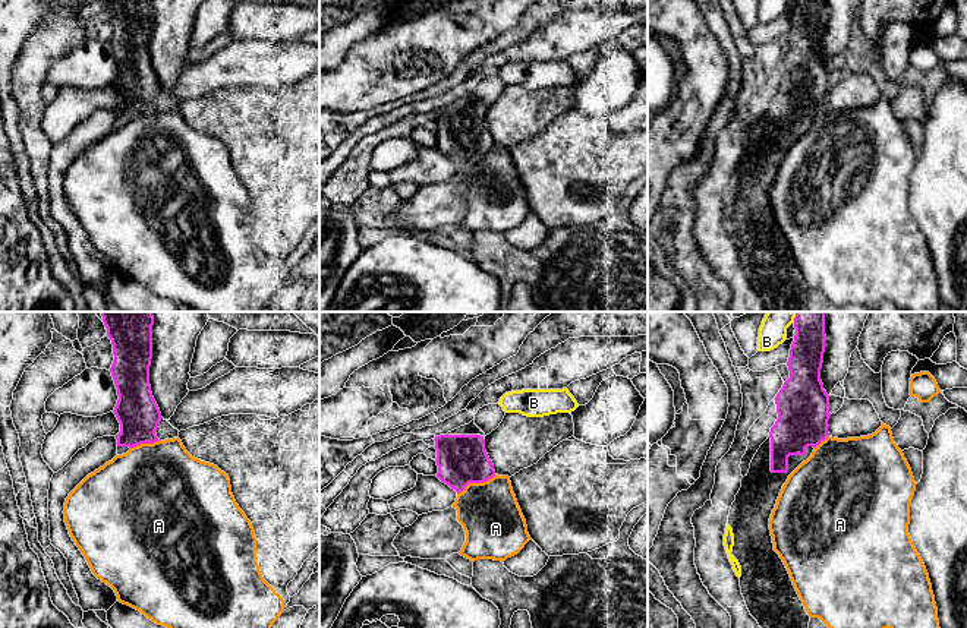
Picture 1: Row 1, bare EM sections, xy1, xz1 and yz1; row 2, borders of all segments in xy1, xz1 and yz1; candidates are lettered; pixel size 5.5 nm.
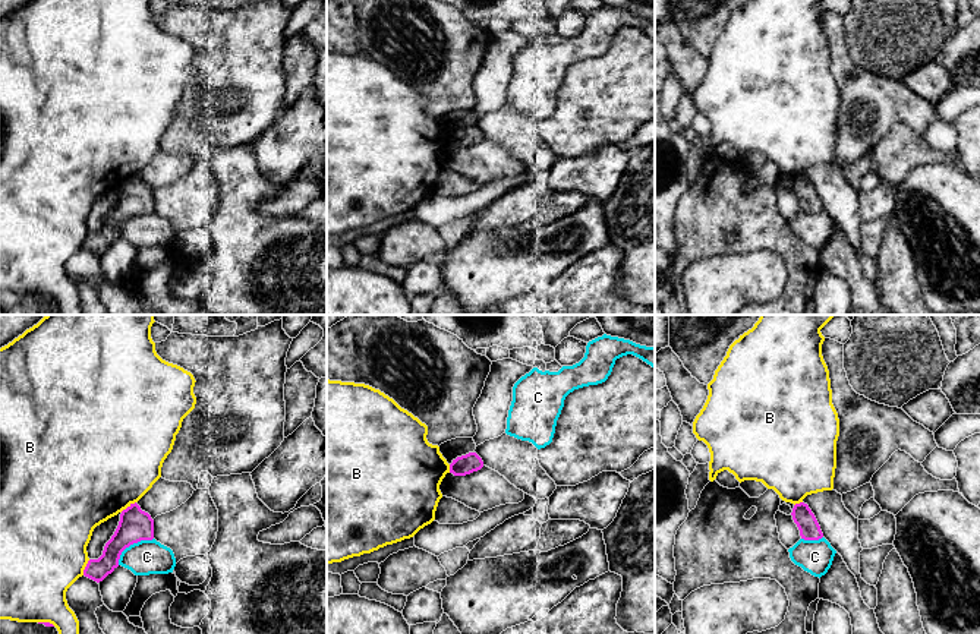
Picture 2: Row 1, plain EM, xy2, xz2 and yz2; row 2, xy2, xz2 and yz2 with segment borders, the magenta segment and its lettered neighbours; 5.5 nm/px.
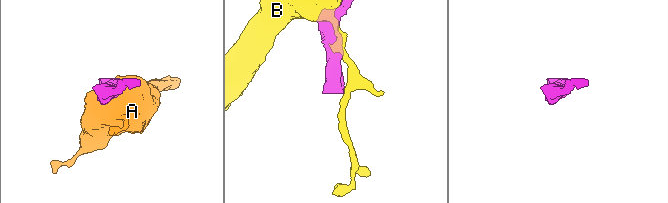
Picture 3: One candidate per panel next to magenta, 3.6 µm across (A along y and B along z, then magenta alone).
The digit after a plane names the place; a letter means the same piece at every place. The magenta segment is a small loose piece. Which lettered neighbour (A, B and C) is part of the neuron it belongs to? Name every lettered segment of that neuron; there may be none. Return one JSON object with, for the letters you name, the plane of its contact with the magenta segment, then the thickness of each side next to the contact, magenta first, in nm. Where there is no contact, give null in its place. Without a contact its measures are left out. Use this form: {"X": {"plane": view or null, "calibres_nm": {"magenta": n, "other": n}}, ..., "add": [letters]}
{"add": []}

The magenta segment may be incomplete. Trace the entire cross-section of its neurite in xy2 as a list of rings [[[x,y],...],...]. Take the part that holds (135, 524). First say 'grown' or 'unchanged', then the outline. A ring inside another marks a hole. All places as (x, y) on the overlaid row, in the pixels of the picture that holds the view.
unchanged; [[[135,502],[120,514],[119,526],[98,559],[89,559],[83,575],[100,583],[119,567],[122,552],[133,543],[154,539],[154,520]]]

